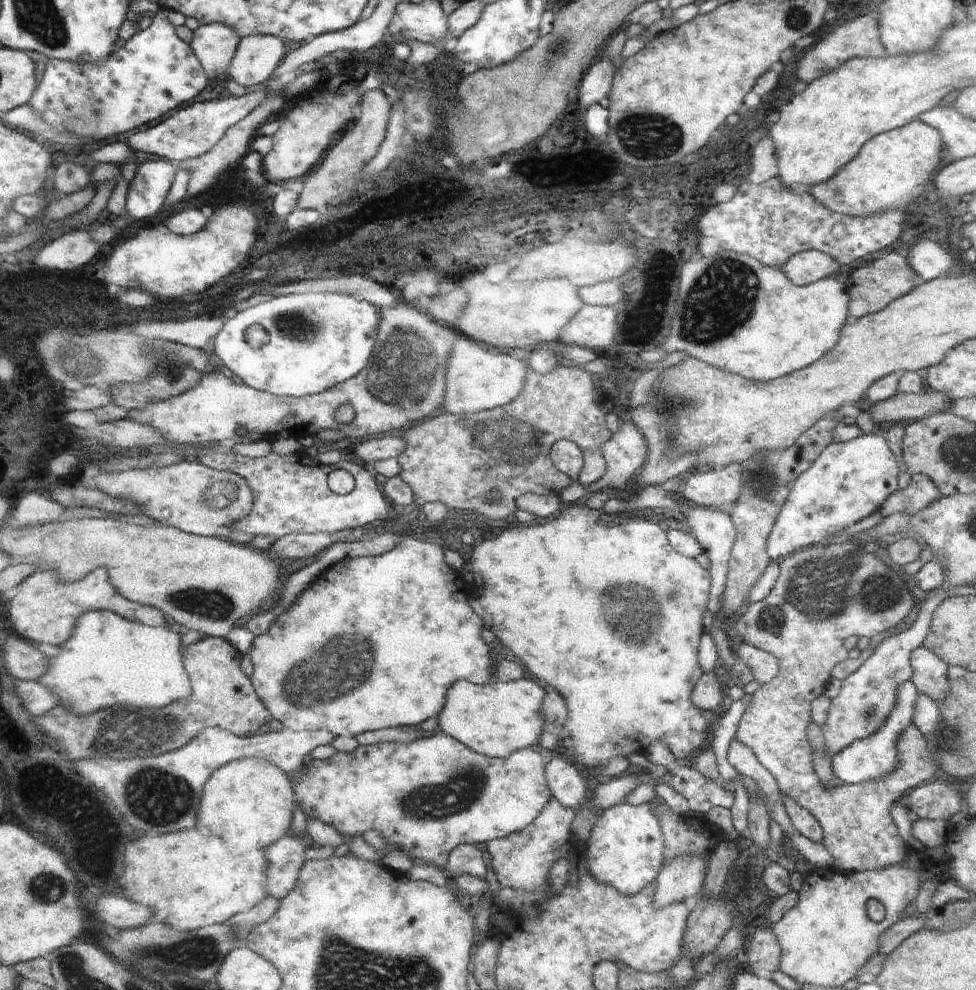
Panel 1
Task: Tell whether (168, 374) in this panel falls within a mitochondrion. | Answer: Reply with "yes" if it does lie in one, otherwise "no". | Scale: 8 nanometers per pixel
yes

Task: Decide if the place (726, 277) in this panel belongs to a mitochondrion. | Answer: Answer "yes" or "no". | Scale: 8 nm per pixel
yes

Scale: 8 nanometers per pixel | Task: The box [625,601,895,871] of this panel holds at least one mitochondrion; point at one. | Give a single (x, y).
(869, 713)

